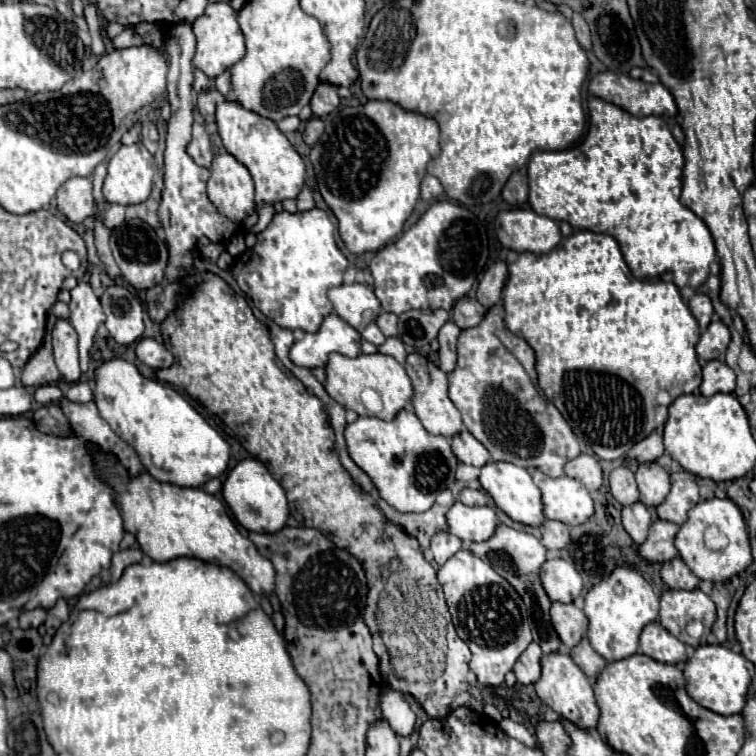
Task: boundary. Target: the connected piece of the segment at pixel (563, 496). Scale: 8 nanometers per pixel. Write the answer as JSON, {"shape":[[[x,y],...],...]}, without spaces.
{"shape":[[[539,469],[533,471],[533,481],[541,489],[543,513],[547,519],[557,519],[569,525],[585,523],[593,515],[593,499],[583,483],[571,477],[549,477]]]}

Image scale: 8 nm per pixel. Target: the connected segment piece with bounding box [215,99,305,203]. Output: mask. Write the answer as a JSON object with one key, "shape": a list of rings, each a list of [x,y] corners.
{"shape":[[[219,101],[215,111],[215,121],[219,129],[221,143],[227,153],[231,153],[239,163],[243,163],[253,181],[255,181],[255,201],[283,201],[295,199],[305,183],[305,163],[301,155],[293,149],[289,139],[277,129],[271,119],[265,119],[249,109],[245,109],[239,101]]]}

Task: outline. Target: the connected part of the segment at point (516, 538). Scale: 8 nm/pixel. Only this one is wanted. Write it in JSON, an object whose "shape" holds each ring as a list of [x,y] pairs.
{"shape":[[[499,525],[495,535],[487,541],[481,541],[481,543],[473,543],[469,547],[477,557],[481,557],[483,561],[489,561],[491,567],[503,577],[507,579],[515,591],[521,595],[521,599],[525,601],[527,605],[527,611],[529,611],[529,625],[531,625],[531,633],[533,633],[533,641],[541,645],[543,653],[551,653],[551,651],[561,651],[563,645],[557,637],[557,633],[553,631],[553,625],[549,621],[549,607],[551,607],[551,601],[541,585],[541,579],[539,579],[539,571],[543,567],[543,563],[547,561],[547,547],[537,539],[533,537],[531,533],[525,533],[525,531],[517,531],[517,529],[511,529],[507,525]]]}

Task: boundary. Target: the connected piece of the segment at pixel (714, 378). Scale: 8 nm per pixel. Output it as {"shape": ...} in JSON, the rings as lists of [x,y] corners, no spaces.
{"shape":[[[707,361],[703,367],[703,383],[701,393],[711,397],[715,393],[731,393],[735,389],[735,373],[723,361]]]}

